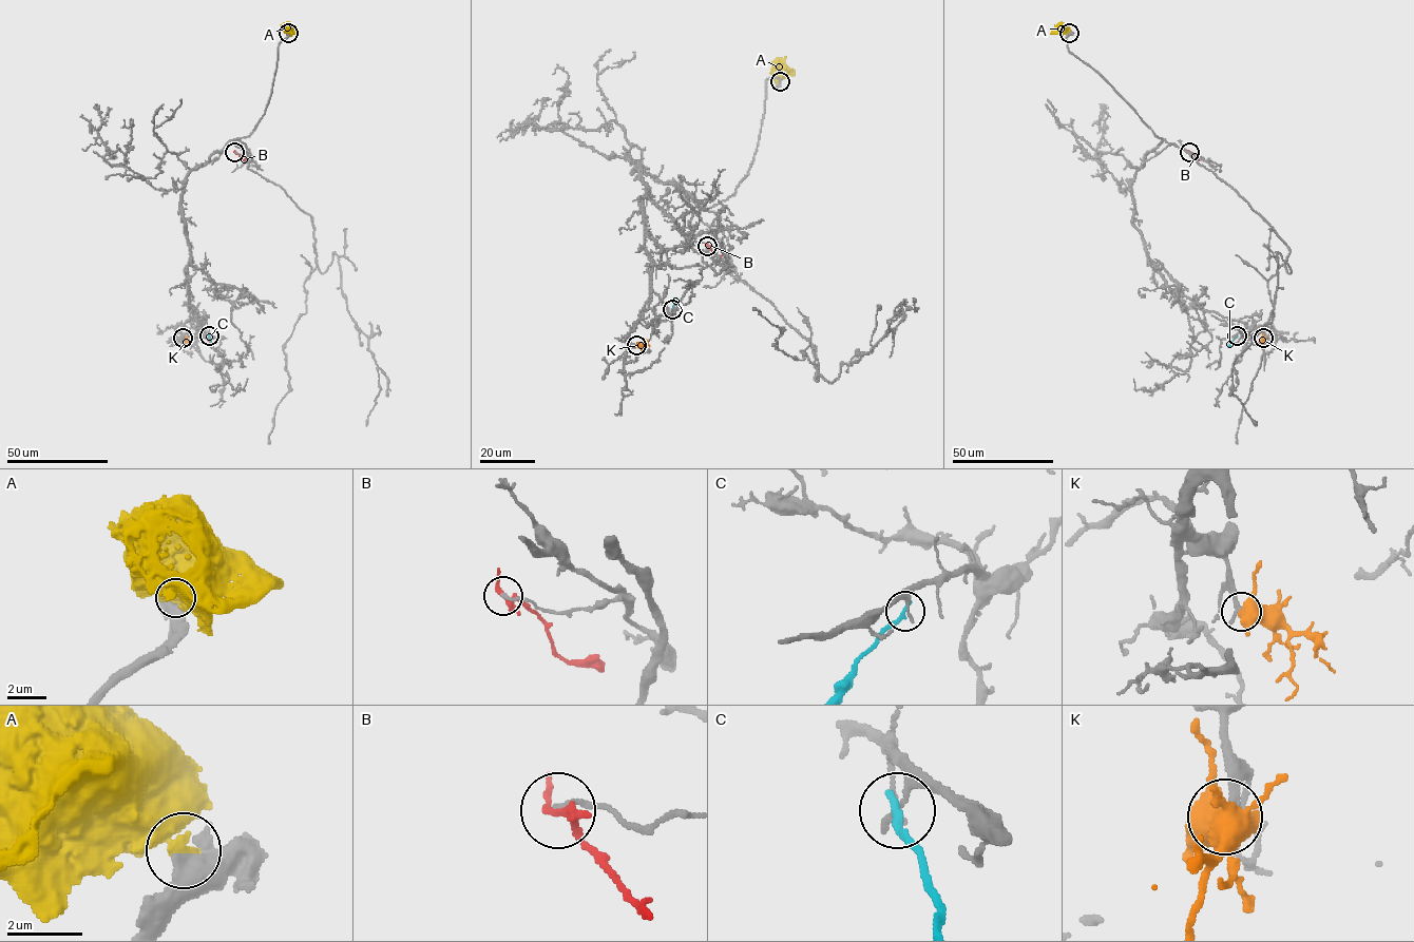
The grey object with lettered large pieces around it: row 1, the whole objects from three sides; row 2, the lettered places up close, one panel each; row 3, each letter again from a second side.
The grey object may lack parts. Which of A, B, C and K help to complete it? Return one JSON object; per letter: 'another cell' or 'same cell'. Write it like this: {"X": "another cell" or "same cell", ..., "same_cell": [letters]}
{"A": "same cell", "B": "another cell", "C": "another cell", "K": "same cell", "same_cell": ["A", "K"]}

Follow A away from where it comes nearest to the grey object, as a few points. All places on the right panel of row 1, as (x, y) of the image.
A: (1069, 33), (1050, 34)

